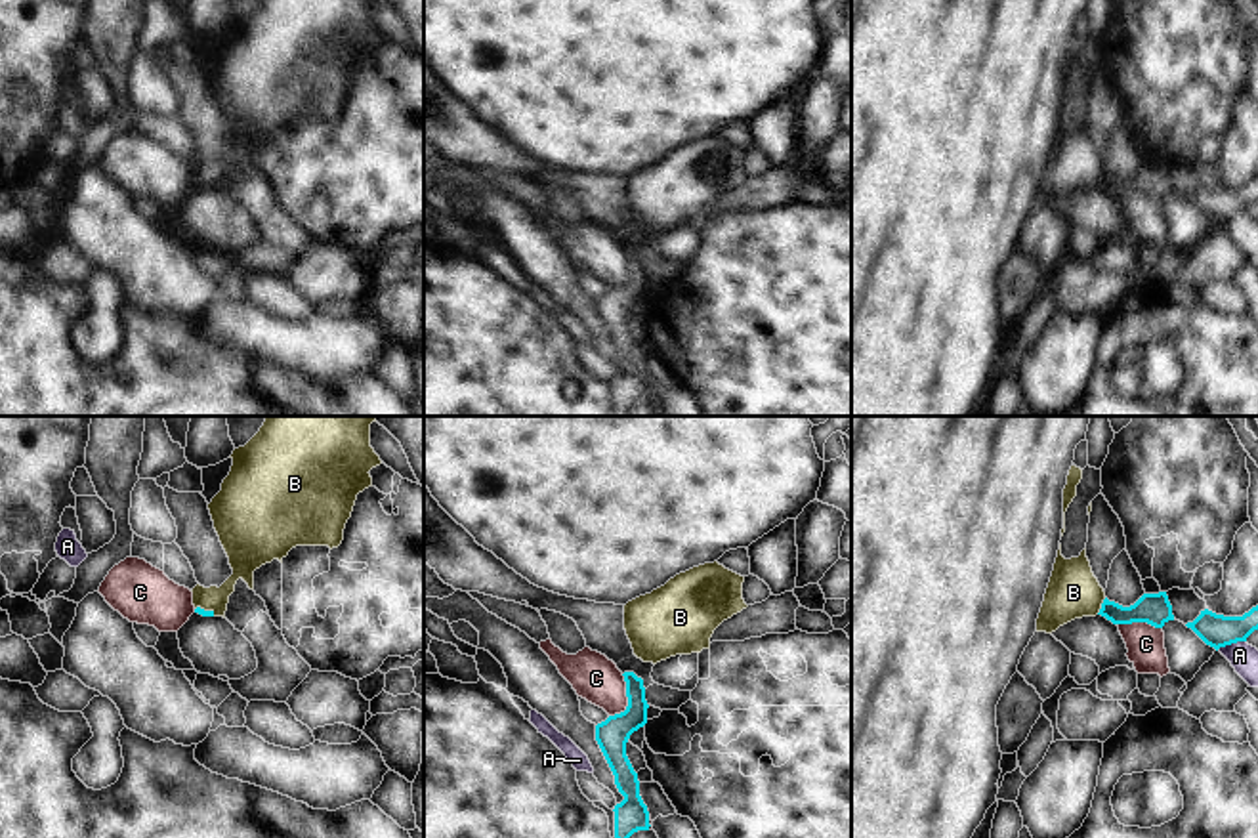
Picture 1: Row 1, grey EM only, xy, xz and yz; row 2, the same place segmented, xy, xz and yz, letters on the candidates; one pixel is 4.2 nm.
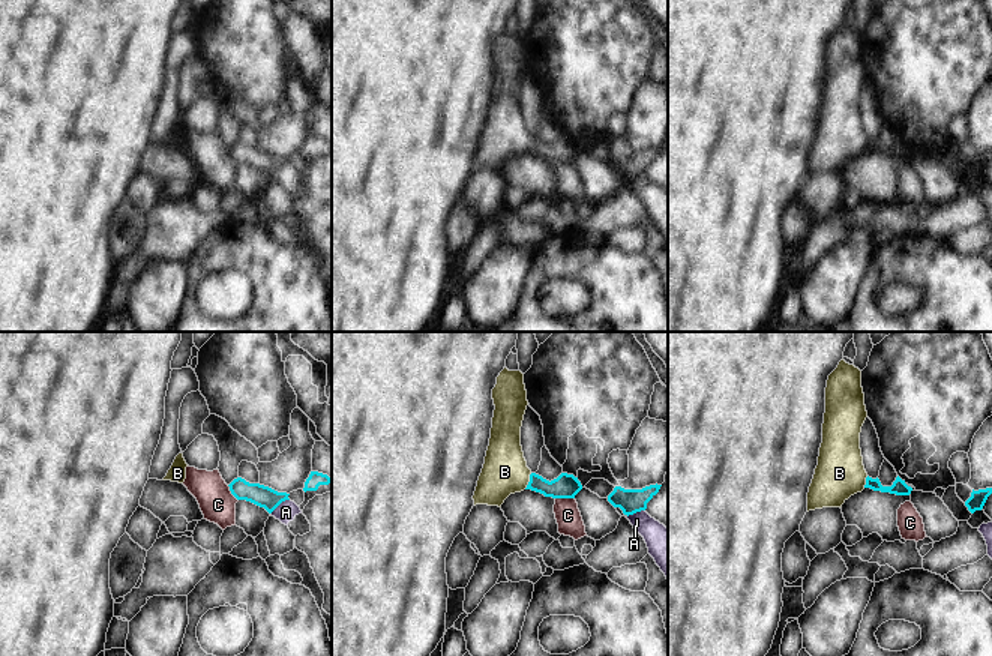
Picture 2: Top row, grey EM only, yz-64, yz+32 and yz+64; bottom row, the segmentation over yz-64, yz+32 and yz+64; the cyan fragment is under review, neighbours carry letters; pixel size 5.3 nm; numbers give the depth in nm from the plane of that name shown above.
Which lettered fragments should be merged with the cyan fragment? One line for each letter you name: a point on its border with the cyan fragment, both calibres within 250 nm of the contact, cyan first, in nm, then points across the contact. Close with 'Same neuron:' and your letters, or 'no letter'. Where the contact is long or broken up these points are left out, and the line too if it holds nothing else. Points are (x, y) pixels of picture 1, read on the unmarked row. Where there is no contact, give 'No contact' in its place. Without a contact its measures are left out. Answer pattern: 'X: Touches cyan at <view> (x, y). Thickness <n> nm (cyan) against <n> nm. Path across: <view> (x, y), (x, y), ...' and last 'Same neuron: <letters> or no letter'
B: Touches cyan at yz (1102, 178). Thickness 140 nm (cyan) against 220 nm. Path across: yz (1155, 182), (1115, 186), (1102, 178), (1073, 165)
Same neuron: B.

